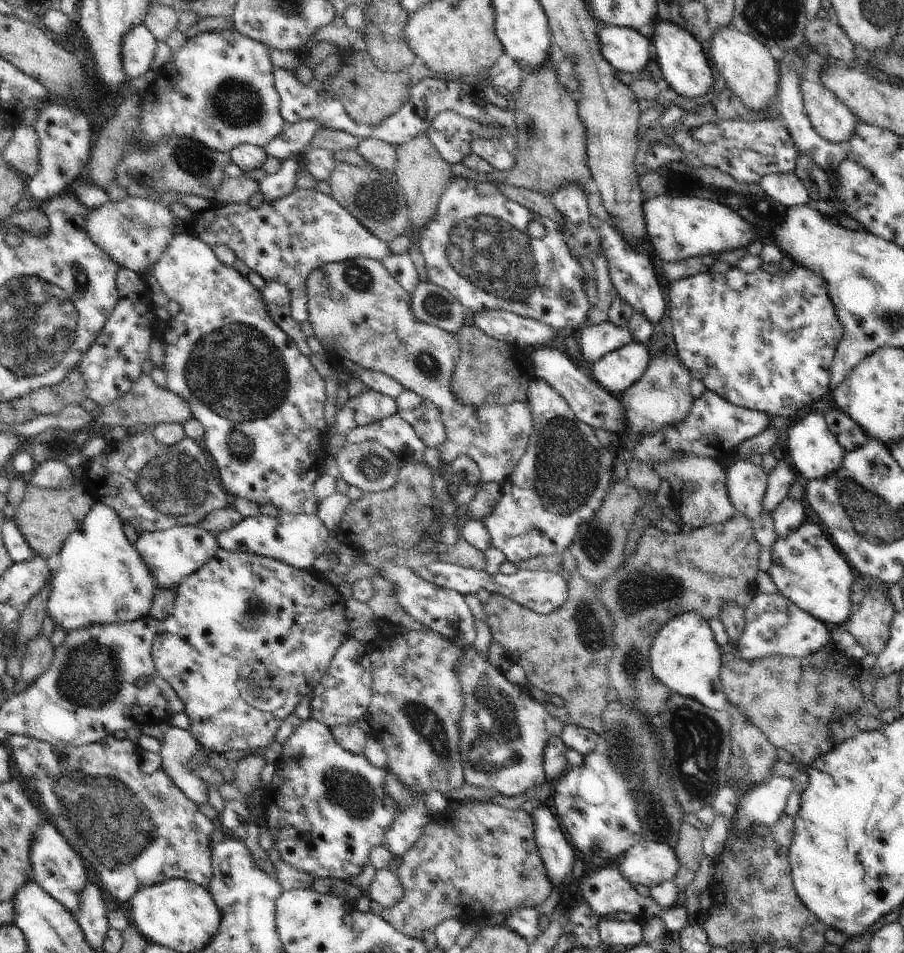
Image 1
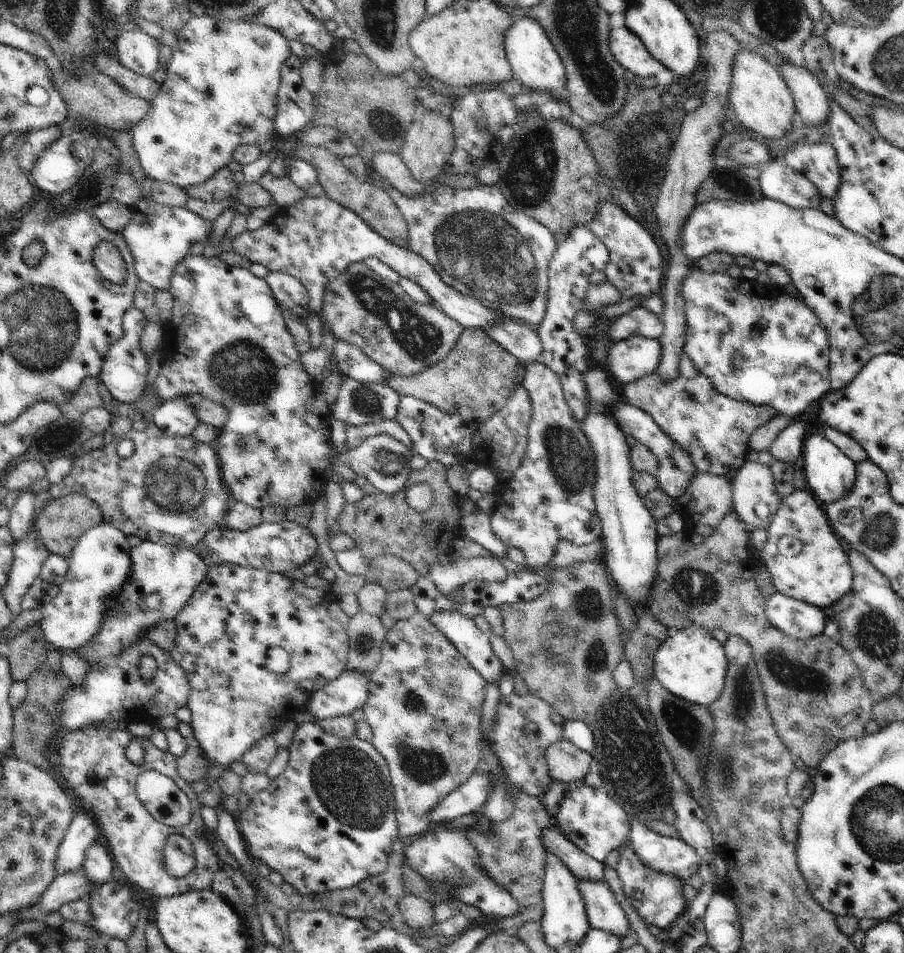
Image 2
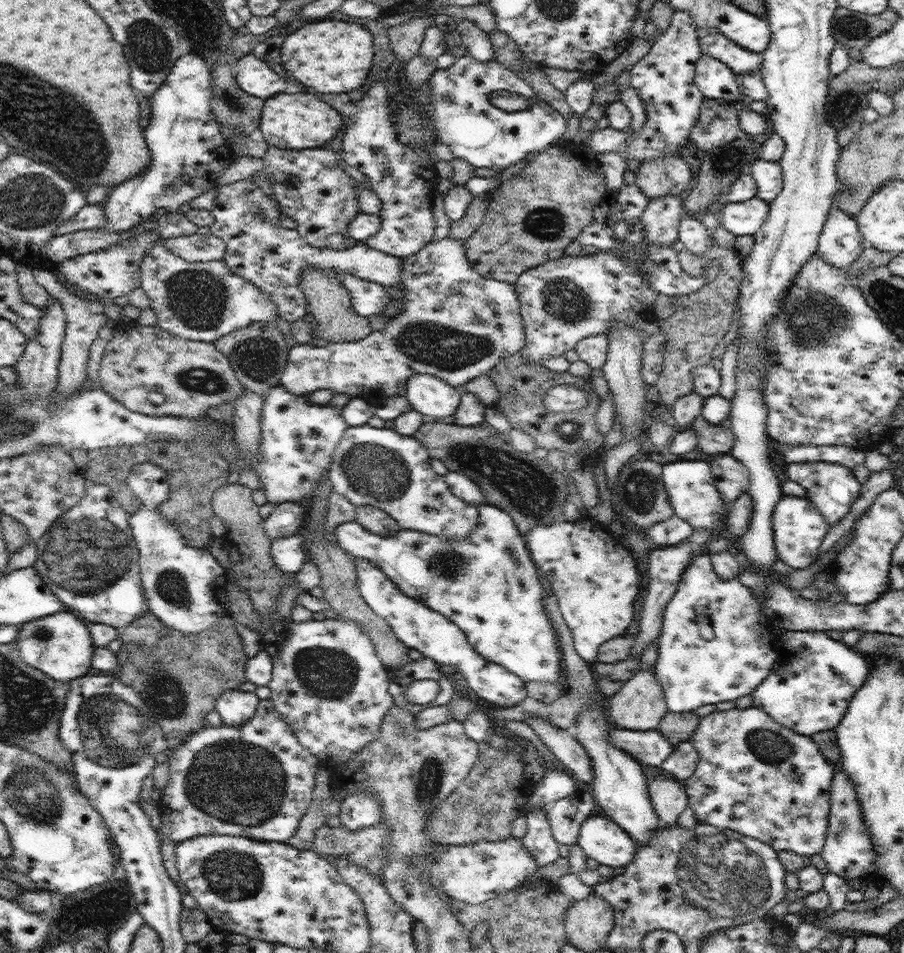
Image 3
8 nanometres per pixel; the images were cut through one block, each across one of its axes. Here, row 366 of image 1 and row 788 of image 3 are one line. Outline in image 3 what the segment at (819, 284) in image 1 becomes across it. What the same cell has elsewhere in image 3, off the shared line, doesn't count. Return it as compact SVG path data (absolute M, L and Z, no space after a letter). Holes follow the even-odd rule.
M732 708L726 712L718 712L700 718L698 729L689 740L692 746L698 752L699 761L696 763L696 771L692 773L686 781L682 782L688 795L688 807L692 807L698 820L706 824L715 826L717 829L730 829L735 830L736 833L746 834L749 838L754 838L768 846L772 846L777 853L780 852L794 852L800 854L802 857L809 859L812 855L819 854L824 847L827 828L829 825L829 804L831 799L831 788L833 778L838 770L838 765L830 762L814 743L812 737L800 735L794 730L786 726L776 723L766 712L760 708Z

